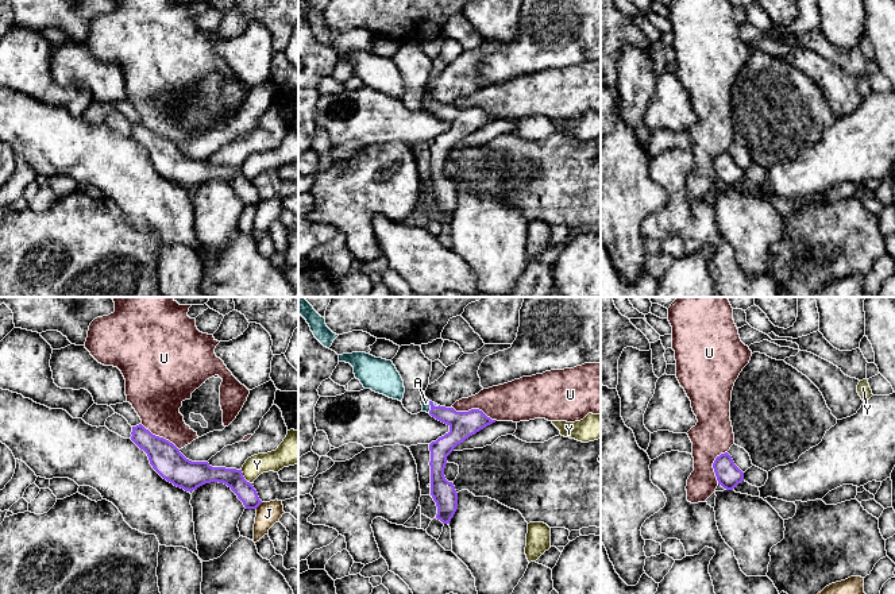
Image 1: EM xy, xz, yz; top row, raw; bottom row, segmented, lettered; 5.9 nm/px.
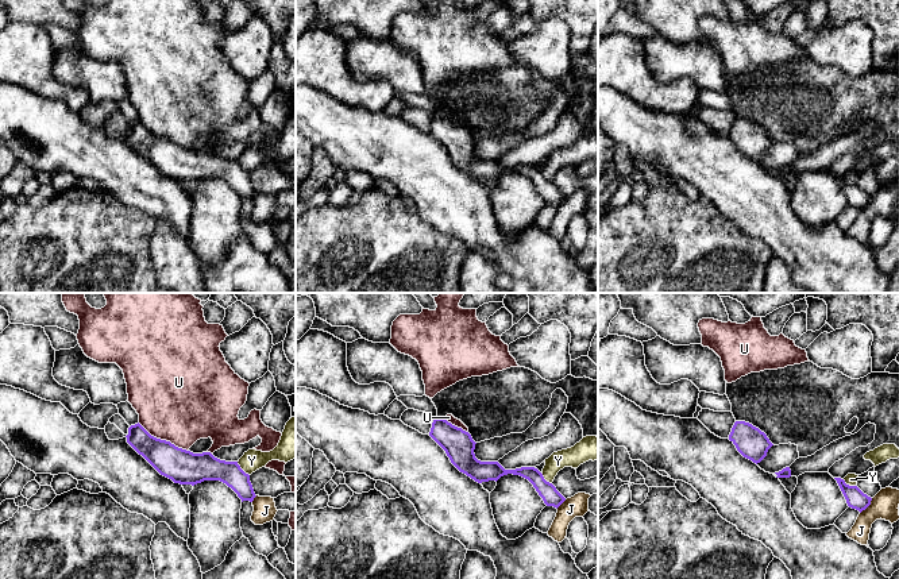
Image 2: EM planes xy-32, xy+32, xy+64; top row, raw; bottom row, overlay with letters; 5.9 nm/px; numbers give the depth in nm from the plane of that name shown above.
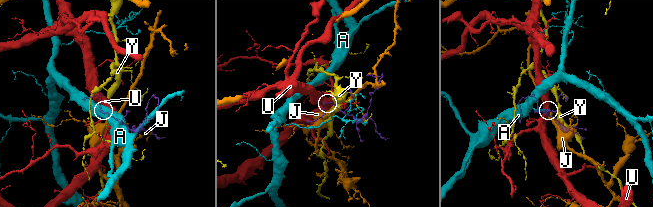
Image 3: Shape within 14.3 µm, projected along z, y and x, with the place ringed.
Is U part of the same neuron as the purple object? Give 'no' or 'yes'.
no

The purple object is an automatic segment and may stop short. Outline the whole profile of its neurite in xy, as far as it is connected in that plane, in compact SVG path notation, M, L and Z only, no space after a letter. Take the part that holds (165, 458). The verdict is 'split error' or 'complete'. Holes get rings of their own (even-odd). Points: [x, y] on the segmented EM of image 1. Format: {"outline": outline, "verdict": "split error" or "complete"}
{"outline": "M142 424L132 427L131 435L131 440L147 454L153 468L174 486L193 491L205 483L219 482L227 485L246 509L256 509L262 504L242 470L212 467L208 462L192 462L173 443L153 435Z", "verdict": "complete"}

